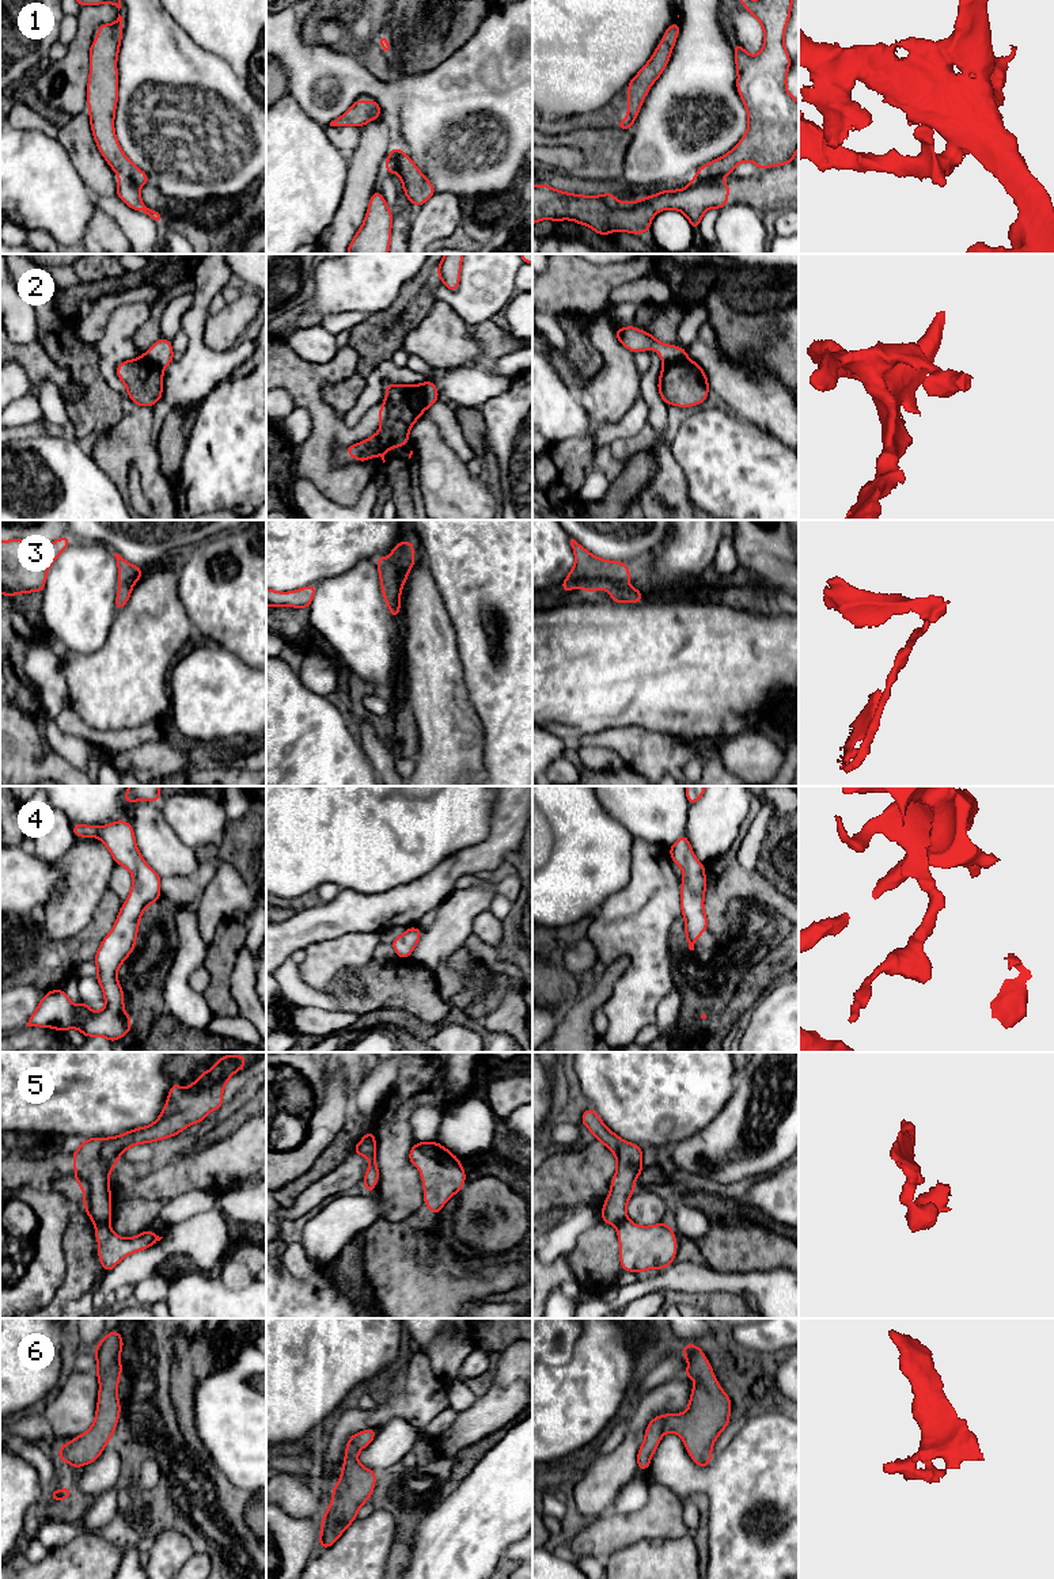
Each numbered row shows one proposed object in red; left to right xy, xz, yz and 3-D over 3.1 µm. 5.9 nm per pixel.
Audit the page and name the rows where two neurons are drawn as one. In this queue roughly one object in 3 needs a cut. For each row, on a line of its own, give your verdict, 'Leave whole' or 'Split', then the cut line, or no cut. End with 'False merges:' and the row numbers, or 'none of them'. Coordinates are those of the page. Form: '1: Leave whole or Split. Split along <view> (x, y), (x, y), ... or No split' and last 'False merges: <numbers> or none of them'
1: Split. Split along yz (694, 177), (717, 179)
2: Split. Split along xz (417, 384), (421, 393), (421, 405), (425, 409)
3: Leave whole. No split
4: Leave whole. No split
5: Split. Split along xy (107, 1222), (95, 1225)
6: Leave whole. No split
False merges: 1, 2, 5

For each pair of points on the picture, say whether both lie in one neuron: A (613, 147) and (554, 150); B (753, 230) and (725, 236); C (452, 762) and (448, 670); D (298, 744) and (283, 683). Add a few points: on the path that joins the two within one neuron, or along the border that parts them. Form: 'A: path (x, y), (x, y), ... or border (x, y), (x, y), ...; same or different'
A: path (598, 147), (569, 147); same
B: path (746, 232), (732, 236); same
C: path (450, 739), (448, 693); same
D: path (283, 729), (283, 698); same

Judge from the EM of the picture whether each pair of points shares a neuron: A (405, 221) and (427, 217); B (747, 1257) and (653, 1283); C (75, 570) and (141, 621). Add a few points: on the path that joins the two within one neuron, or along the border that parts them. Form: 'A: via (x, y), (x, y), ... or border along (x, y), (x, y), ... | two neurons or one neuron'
A: border along (414, 213), (408, 239) | two neurons
B: border along (701, 1259), (720, 1272), (743, 1274) | two neurons
C: border along (117, 611), (105, 641) | two neurons

